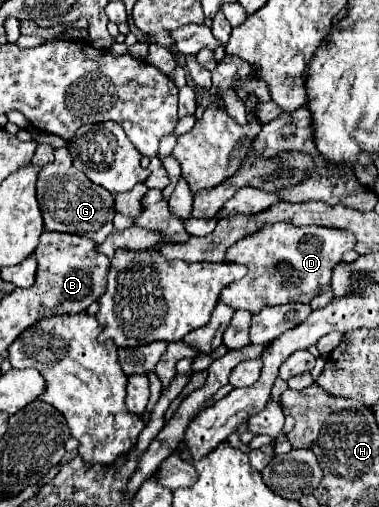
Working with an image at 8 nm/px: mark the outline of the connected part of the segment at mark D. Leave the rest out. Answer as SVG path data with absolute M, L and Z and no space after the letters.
M280 222L280 224L272 224L272 226L264 226L264 230L256 230L256 234L250 234L250 236L244 236L240 242L236 242L234 246L230 246L225 254L225 259L229 262L236 264L242 264L248 268L248 274L240 280L240 282L234 282L232 286L226 286L220 294L220 302L224 302L226 306L232 306L234 310L248 310L248 312L260 312L264 306L278 306L278 304L288 304L288 302L302 302L302 304L310 304L310 300L324 292L328 286L330 286L330 280L332 280L332 270L336 264L342 262L342 256L350 250L354 250L356 242L352 238L352 234L348 234L348 230L334 230L330 226L288 226L288 222Z

